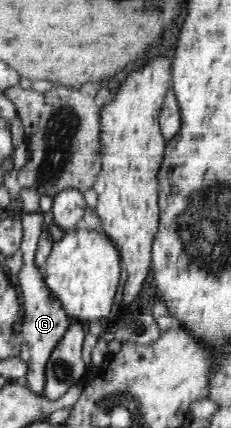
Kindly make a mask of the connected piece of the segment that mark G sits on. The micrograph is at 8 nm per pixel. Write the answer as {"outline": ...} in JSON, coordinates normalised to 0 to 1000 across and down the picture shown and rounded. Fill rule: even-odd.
{"outline":[[[165,488],[126,500],[95,500],[91,523],[100,530],[100,551],[91,558],[91,586],[100,600],[100,621],[78,640],[87,675],[95,675],[95,717],[104,717],[104,741],[91,745],[91,790],[95,808],[82,822],[82,839],[117,855],[113,886],[117,911],[156,928],[182,928],[195,921],[199,857],[216,834],[299,776],[299,766],[320,755],[273,720],[264,703],[238,696],[216,673],[190,657],[190,636],[147,617],[147,596],[156,596],[156,572],[173,563],[173,544],[190,516],[190,495]]]}

